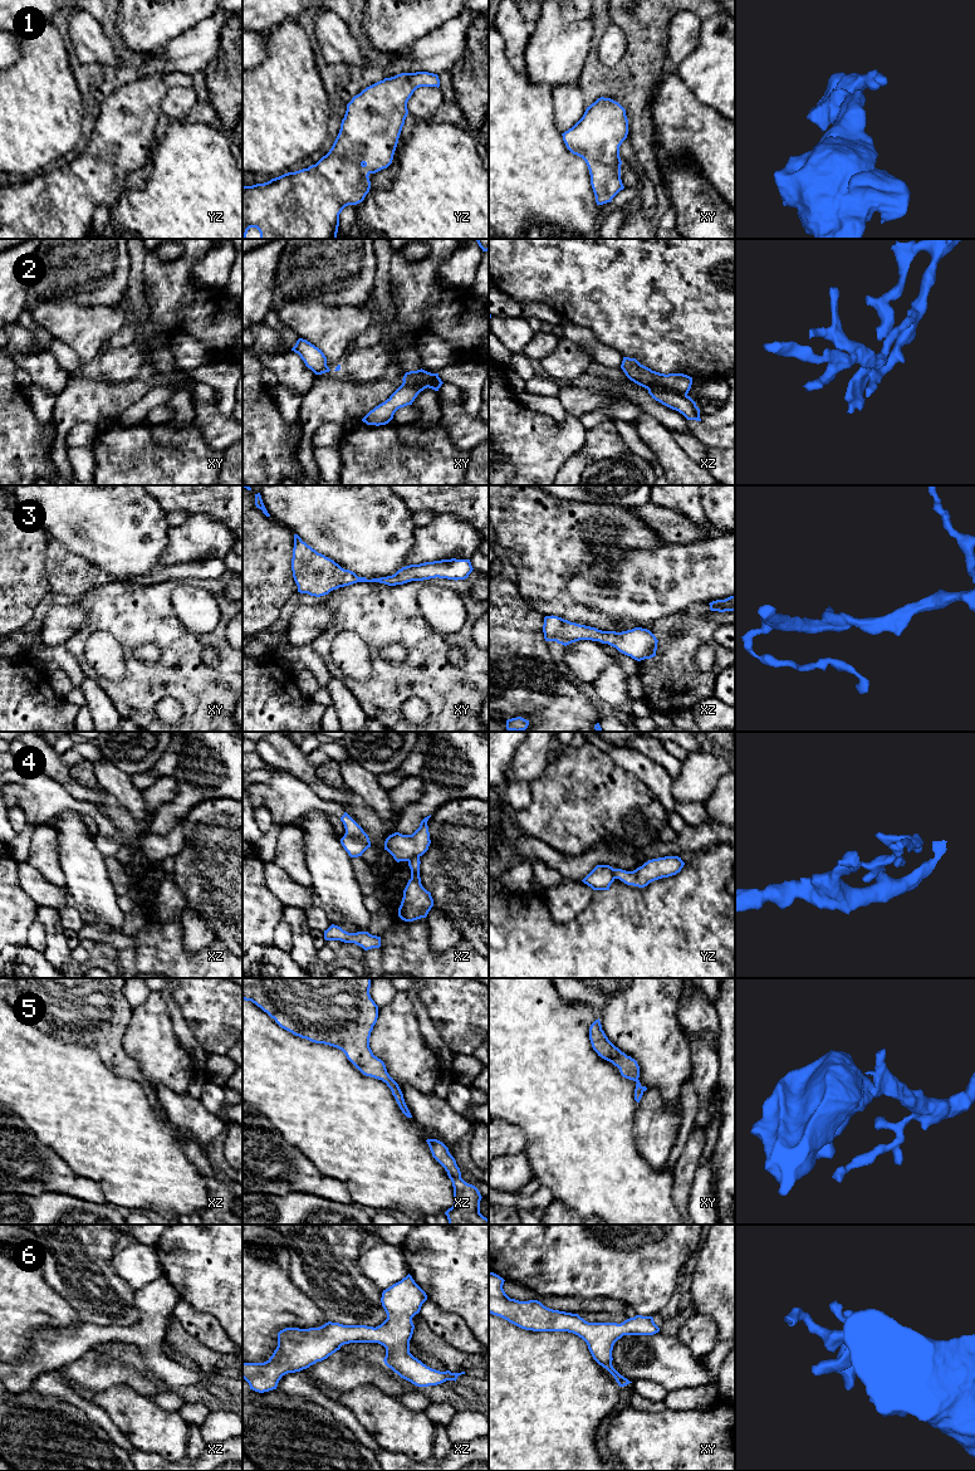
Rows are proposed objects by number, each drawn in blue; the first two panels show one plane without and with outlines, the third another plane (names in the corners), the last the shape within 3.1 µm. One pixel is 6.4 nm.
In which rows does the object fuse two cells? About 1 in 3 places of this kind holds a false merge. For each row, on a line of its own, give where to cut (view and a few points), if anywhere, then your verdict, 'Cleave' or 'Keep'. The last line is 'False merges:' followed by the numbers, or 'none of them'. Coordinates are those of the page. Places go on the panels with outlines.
1: No split. Keep
2: Split along xz (647, 389), (664, 387), (686, 395). Cleave
3: No split. Keep
4: Split along xz (419, 856), (413, 856), (408, 861). Cleave
5: No split. Keep
6: No split. Keep
False merges: 2, 4

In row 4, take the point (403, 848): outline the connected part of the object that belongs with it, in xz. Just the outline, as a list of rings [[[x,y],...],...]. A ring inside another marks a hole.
[[[425,817],[420,827],[412,835],[402,835],[395,832],[384,841],[384,850],[387,850],[393,859],[400,861],[410,861],[413,857],[422,856],[431,844],[427,821],[431,817]]]

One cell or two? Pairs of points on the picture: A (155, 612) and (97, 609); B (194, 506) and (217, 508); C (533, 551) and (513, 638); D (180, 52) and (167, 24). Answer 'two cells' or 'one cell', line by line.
A: one cell
B: one cell
C: two cells
D: two cells

